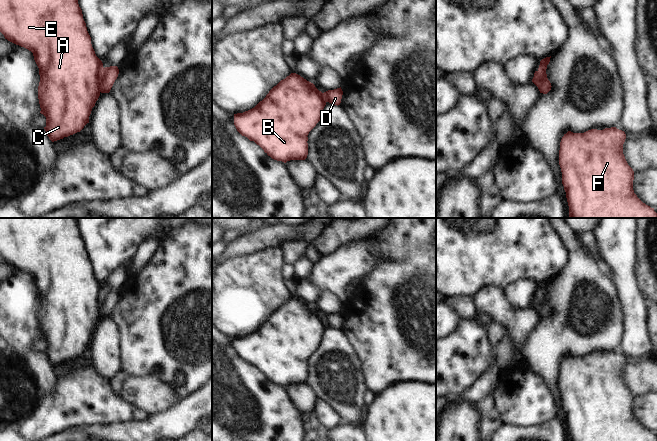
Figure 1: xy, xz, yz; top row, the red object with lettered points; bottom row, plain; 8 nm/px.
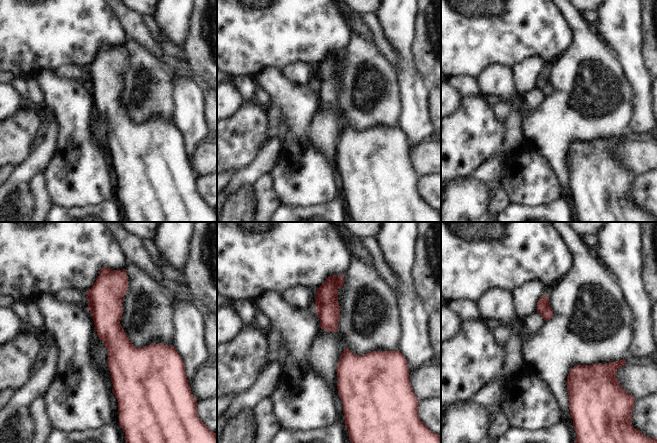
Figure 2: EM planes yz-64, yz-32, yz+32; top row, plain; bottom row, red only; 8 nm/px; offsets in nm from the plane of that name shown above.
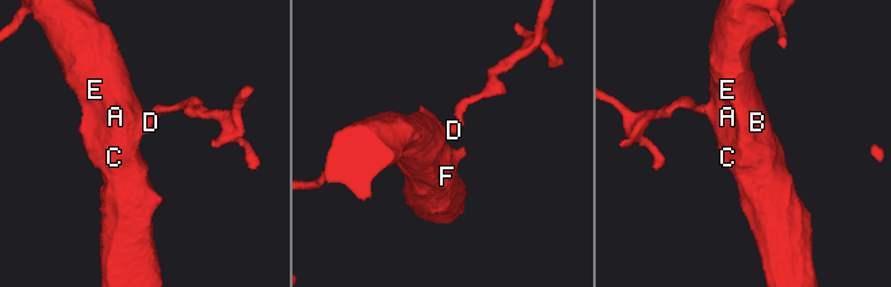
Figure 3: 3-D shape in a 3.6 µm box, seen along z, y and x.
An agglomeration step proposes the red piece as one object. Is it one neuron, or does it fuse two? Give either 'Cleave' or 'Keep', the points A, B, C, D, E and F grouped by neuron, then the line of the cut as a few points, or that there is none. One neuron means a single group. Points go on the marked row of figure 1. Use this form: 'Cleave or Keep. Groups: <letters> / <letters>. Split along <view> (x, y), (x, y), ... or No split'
Keep. Groups: A B C D E F. No split.

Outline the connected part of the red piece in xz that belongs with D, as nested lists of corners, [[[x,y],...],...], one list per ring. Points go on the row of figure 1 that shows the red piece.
[[[291,73],[254,108],[234,114],[234,125],[274,160],[305,160],[309,132],[320,121],[326,103],[338,106],[342,95],[341,87],[322,93],[313,83]]]

